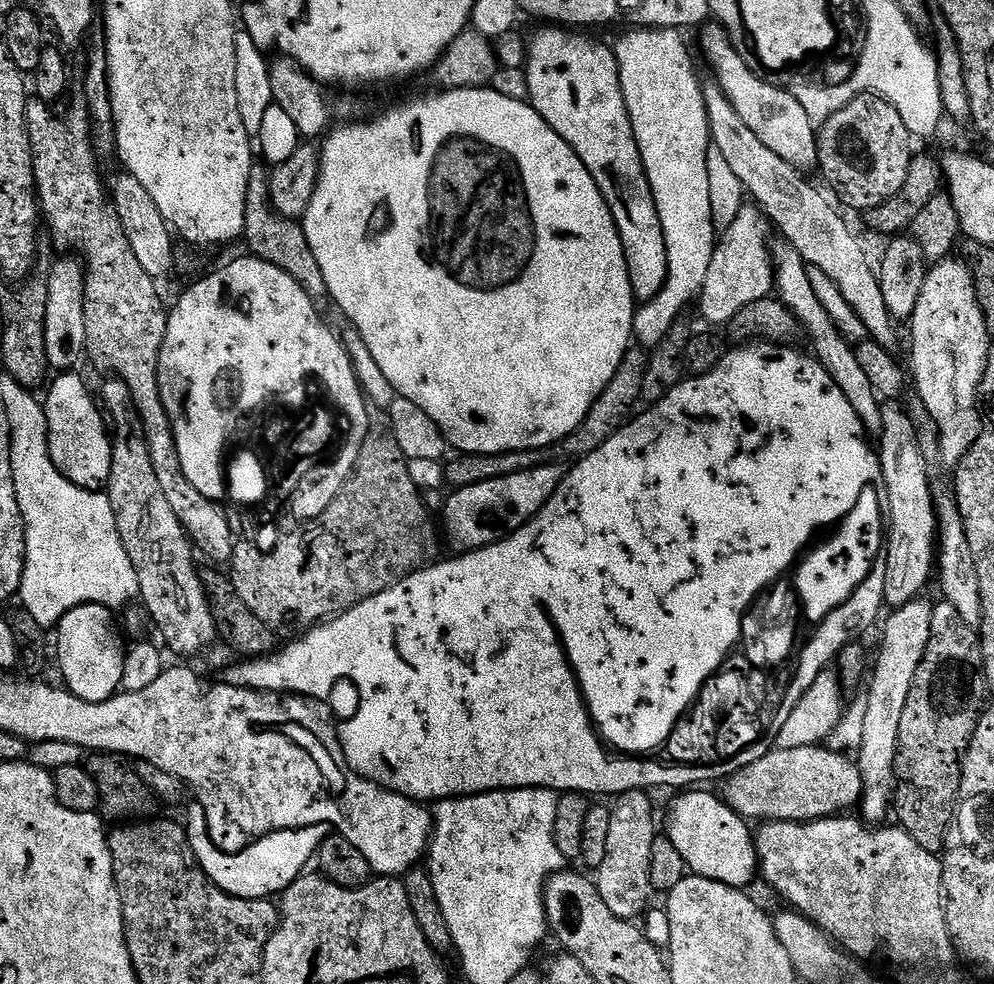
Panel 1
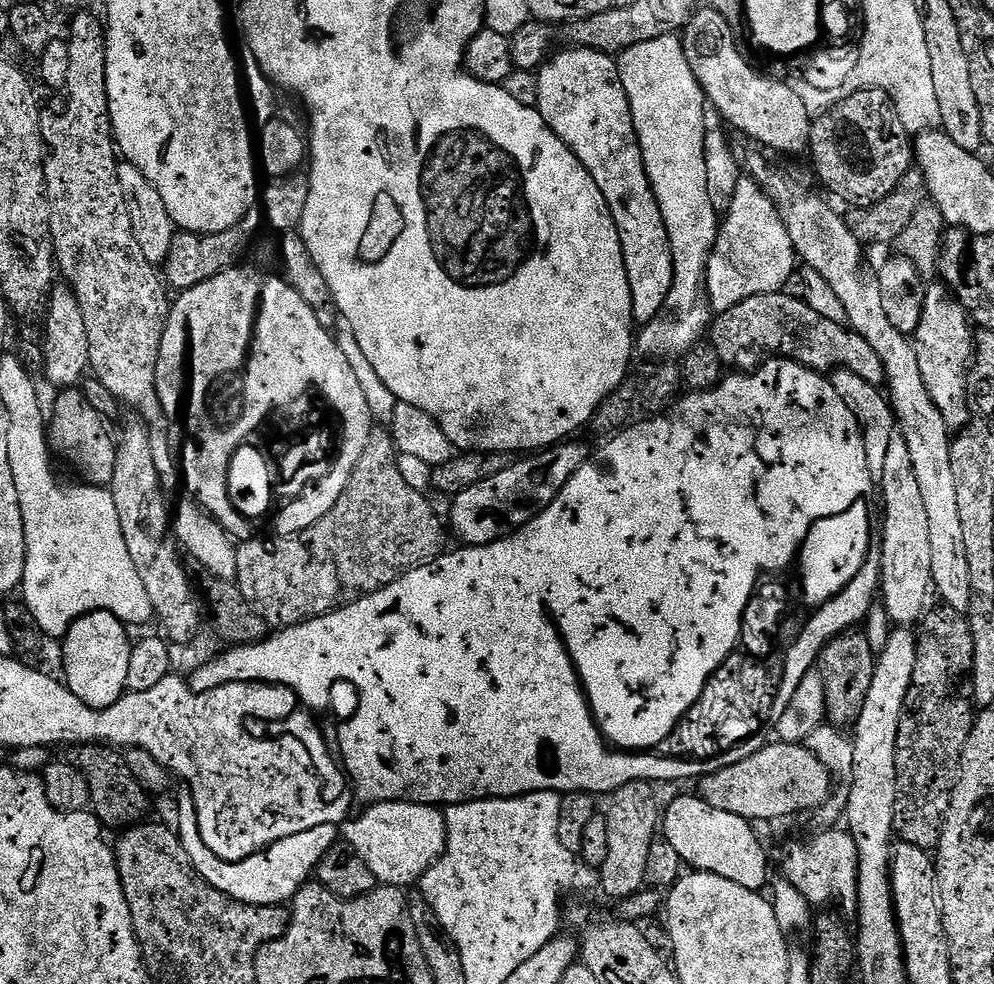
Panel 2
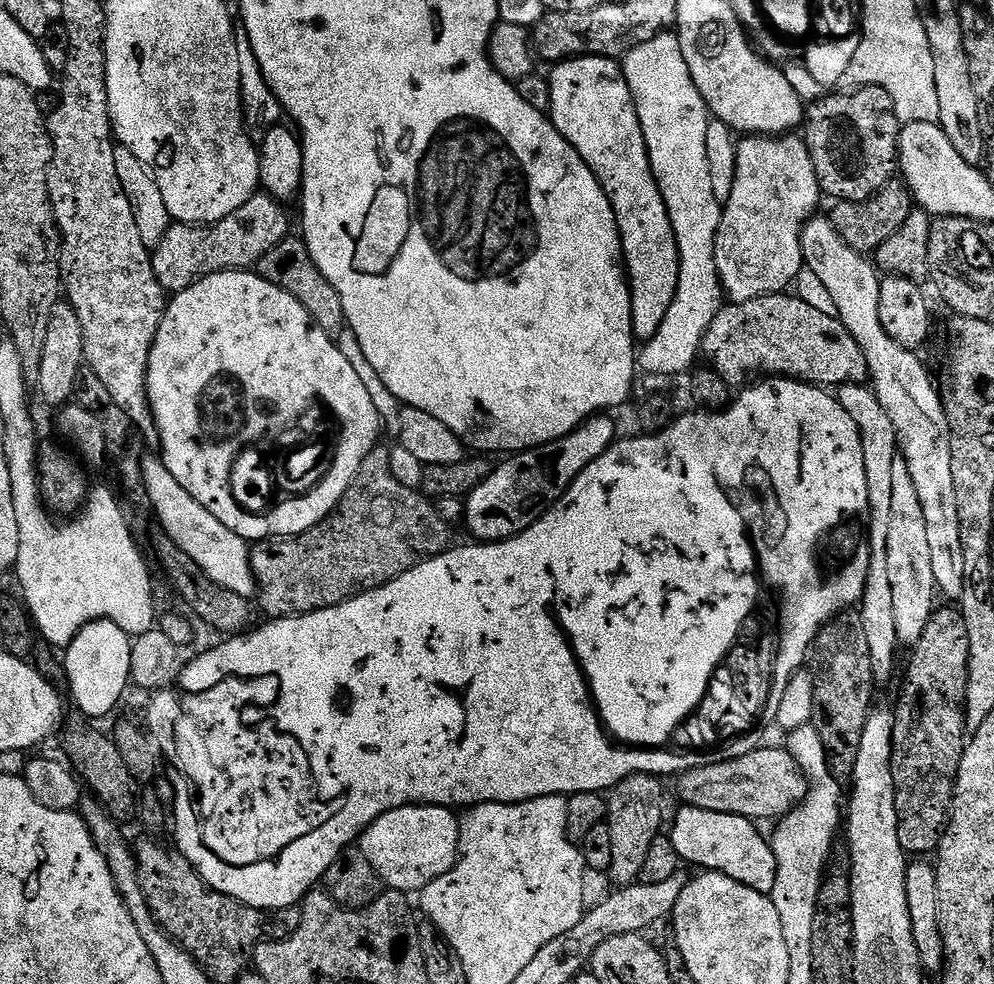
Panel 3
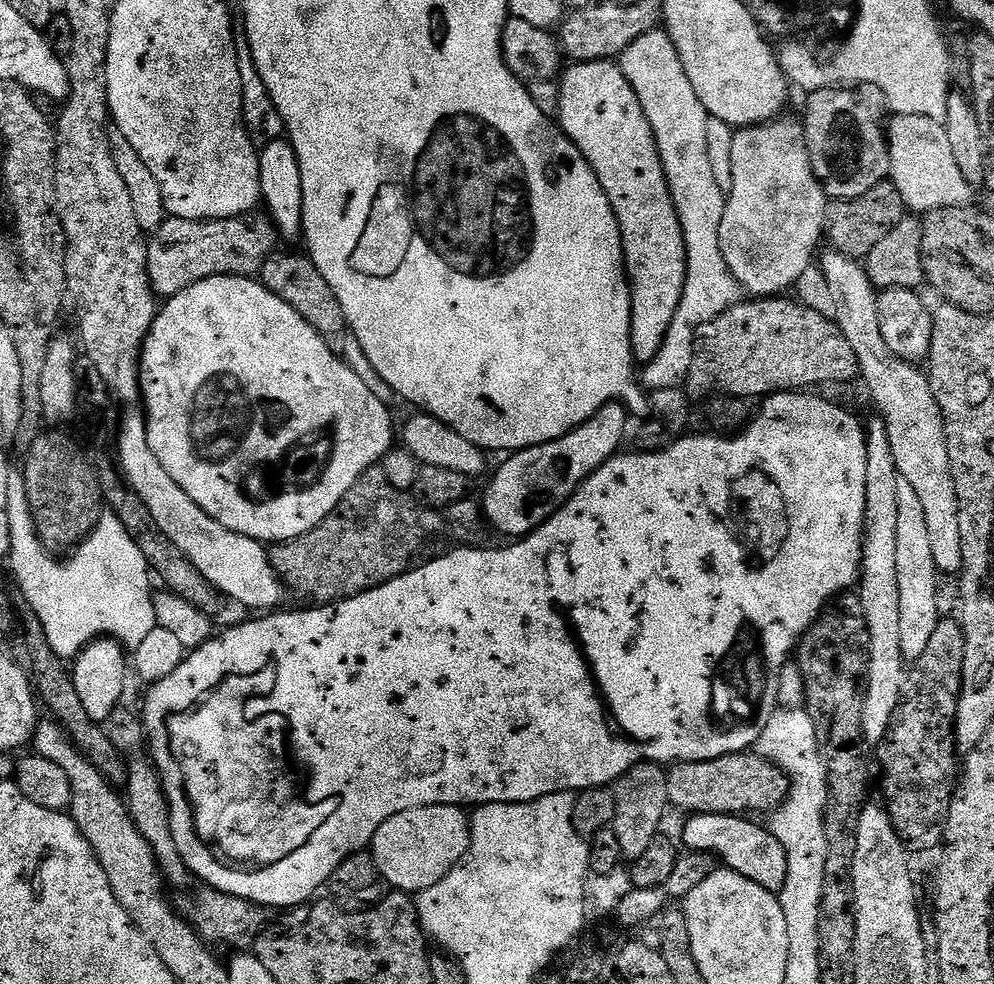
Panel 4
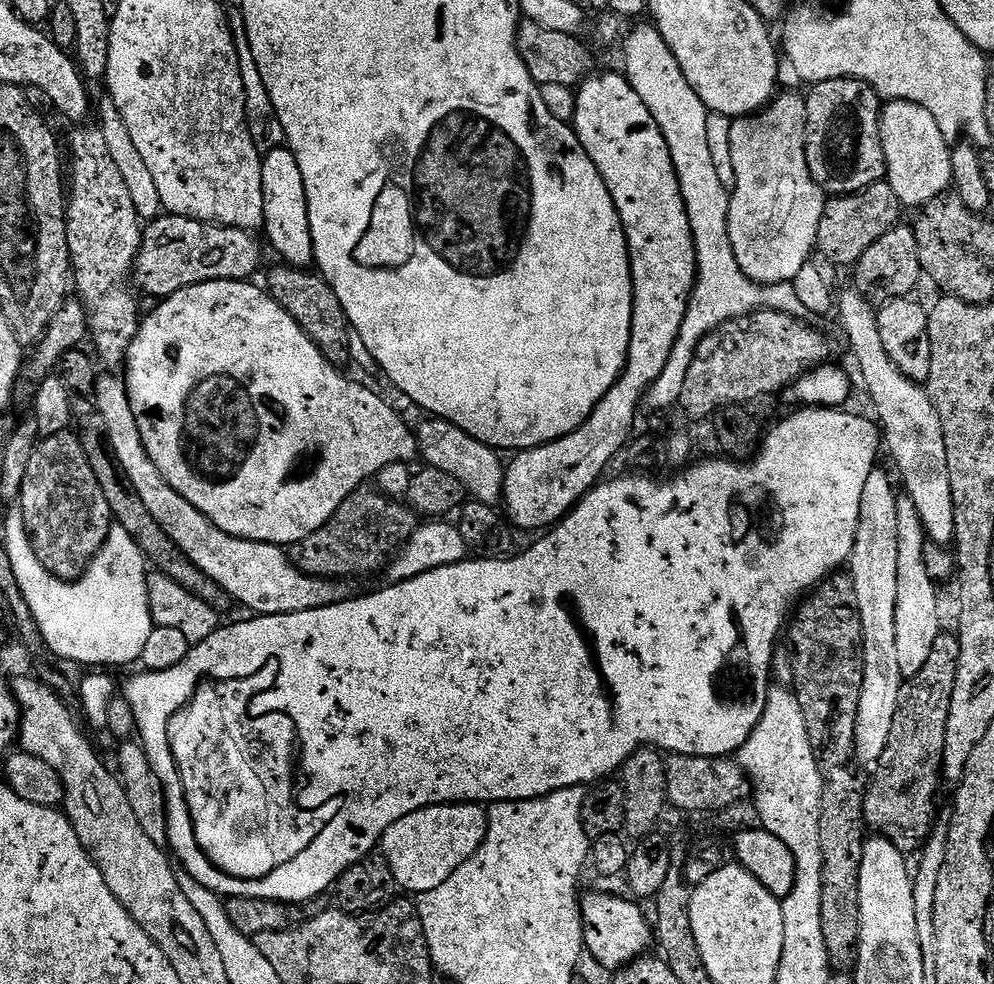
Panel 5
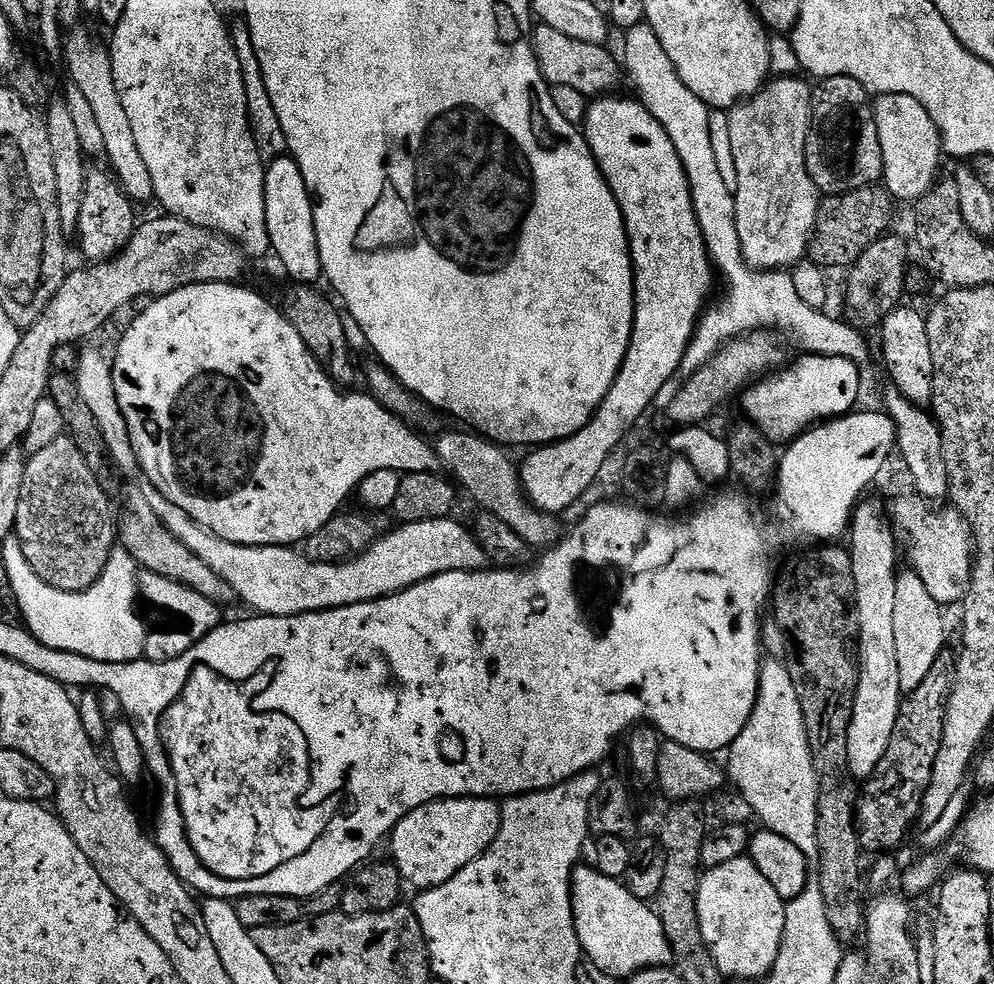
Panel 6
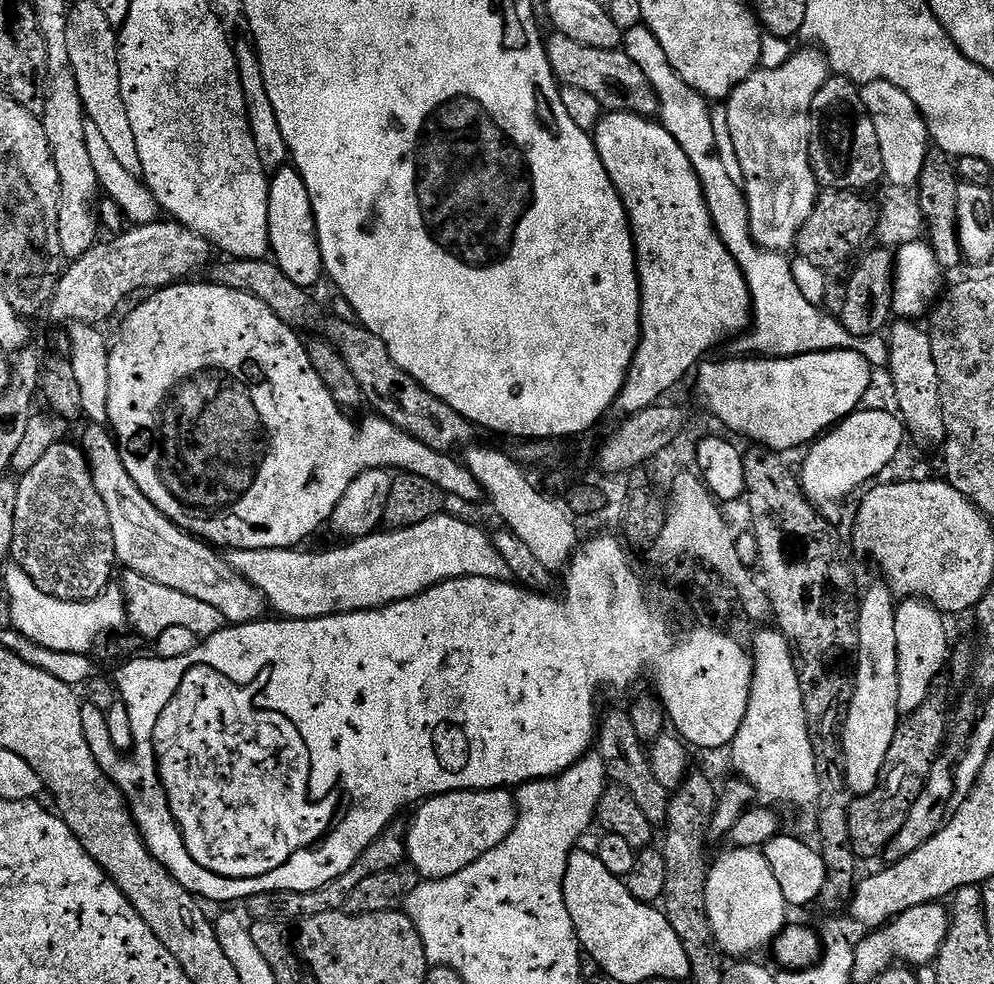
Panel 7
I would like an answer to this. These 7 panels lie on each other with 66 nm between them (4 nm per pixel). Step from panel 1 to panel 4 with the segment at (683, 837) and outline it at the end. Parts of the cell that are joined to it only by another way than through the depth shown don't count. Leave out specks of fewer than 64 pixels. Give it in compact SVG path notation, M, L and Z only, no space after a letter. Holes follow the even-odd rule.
M692 814L684 824L684 848L689 852L709 852L721 865L732 872L758 882L766 890L779 894L786 886L786 850L767 827L755 824L755 819L743 815Z

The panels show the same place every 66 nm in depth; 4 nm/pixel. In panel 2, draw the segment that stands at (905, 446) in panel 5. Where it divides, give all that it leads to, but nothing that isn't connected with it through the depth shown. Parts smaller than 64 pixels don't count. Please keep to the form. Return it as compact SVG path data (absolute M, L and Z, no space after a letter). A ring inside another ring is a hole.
M733 143L733 154L742 158L743 169L776 203L776 209L790 234L790 242L796 248L797 257L807 267L818 270L822 278L826 278L826 282L834 289L834 294L838 294L838 299L846 310L847 327L862 334L862 338L870 342L870 347L878 354L878 358L882 358L886 395L892 406L892 415L898 425L899 435L904 436L906 444L910 446L910 460L914 462L914 472L926 505L930 525L930 570L935 595L940 595L939 599L954 610L971 613L970 558L966 558L966 534L962 534L958 490L954 487L953 437L942 414L938 414L938 406L934 406L930 392L926 390L926 382L922 382L922 370L918 367L915 343L894 330L894 326L886 319L876 272L868 269L868 264L864 261L865 245L861 244L858 238L854 238L854 234L850 234L847 219L843 215L839 216L822 197L796 186L782 171L776 170L763 156L763 151L748 152L749 145L744 144Z

